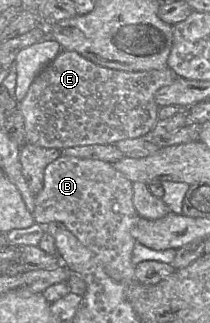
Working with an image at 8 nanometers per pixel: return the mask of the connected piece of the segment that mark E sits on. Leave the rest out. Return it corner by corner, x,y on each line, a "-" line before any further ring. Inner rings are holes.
75,51
61,52
34,78
23,100
17,104
25,126
25,144
63,150
86,145
116,144
125,139
146,137
158,121
155,93
171,85
176,78
169,68
127,72
102,67

